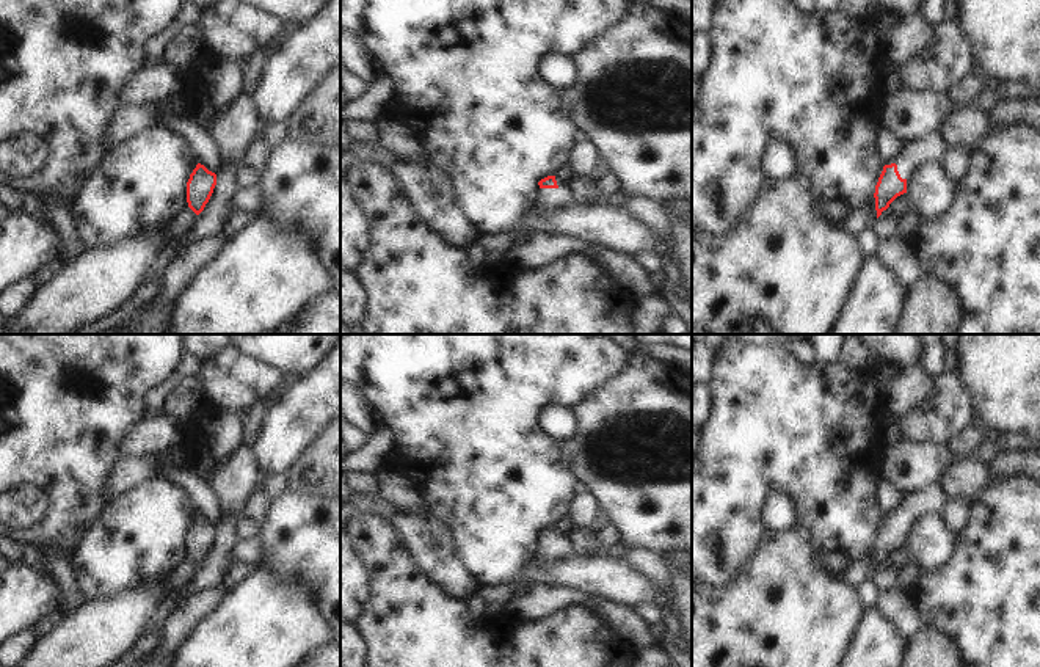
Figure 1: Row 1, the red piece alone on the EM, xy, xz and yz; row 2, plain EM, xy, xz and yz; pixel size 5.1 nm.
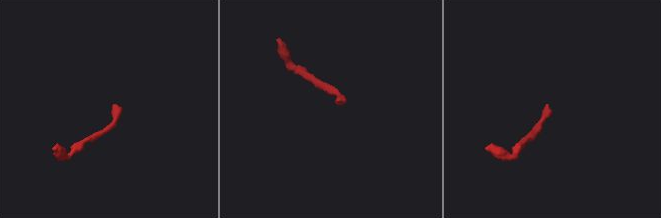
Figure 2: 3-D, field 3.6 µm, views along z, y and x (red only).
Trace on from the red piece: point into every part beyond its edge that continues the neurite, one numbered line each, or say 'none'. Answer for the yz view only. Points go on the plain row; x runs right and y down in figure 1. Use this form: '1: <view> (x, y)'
1: yz (930, 499)

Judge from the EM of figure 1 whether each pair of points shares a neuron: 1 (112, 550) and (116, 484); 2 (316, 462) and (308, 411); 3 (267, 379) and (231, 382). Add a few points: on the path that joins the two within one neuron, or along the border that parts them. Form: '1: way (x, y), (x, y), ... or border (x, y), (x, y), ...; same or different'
1: border (148, 479), (107, 501); different
2: border (323, 427), (289, 468); different
3: way (258, 380), (240, 380); same

